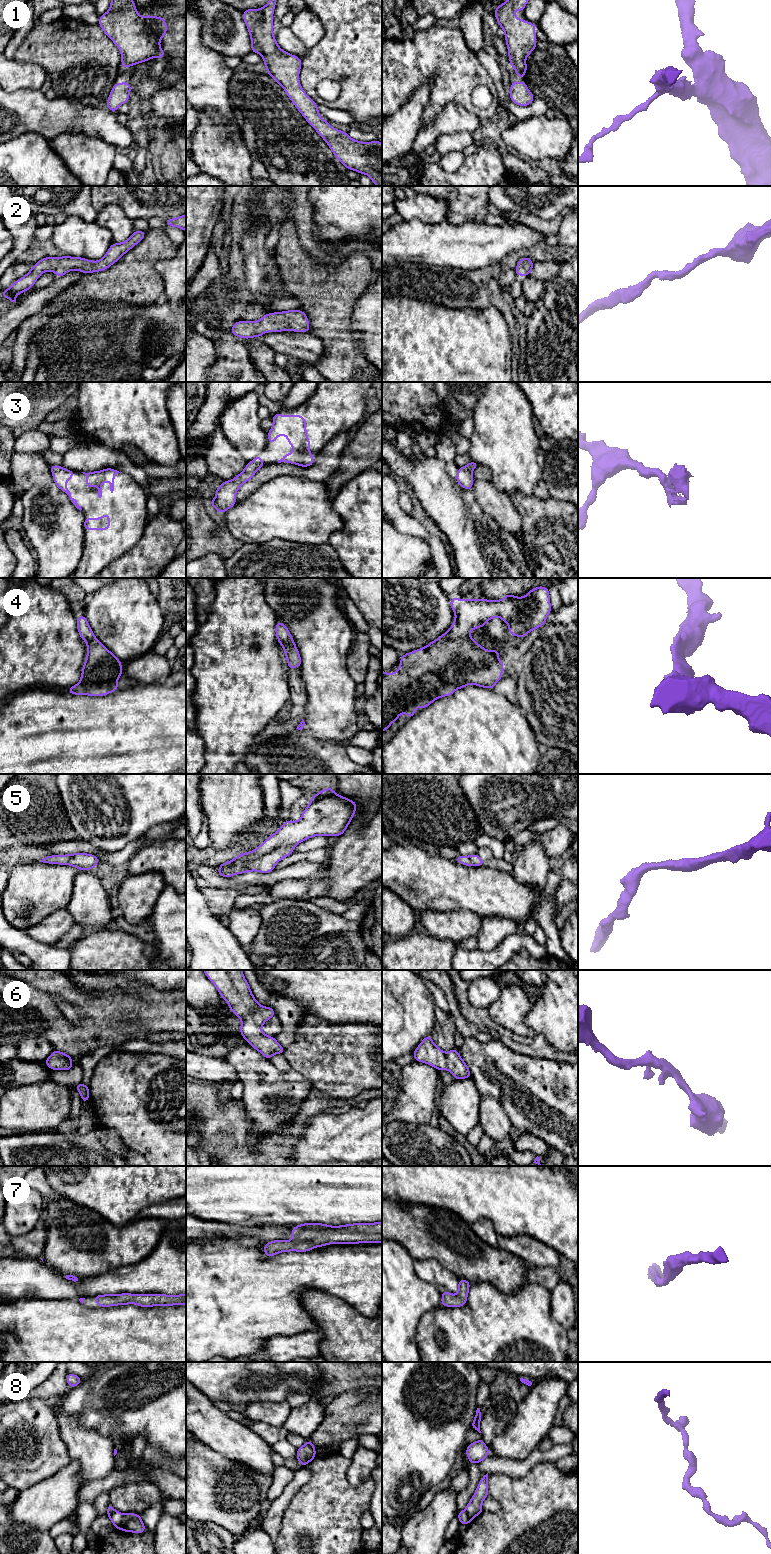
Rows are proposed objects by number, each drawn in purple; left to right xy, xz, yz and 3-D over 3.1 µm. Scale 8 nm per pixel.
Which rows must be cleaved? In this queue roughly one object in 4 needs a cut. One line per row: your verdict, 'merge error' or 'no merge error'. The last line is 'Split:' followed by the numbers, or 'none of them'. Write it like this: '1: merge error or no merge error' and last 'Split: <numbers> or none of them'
1: no merge error
2: no merge error
3: no merge error
4: no merge error
5: no merge error
6: no merge error
7: no merge error
8: merge error
Split: 8

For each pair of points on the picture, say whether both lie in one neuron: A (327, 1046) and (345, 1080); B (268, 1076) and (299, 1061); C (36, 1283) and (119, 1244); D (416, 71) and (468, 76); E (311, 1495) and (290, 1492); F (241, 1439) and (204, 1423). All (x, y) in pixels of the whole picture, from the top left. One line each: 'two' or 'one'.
A: one
B: two
C: two
D: one
E: two
F: one

